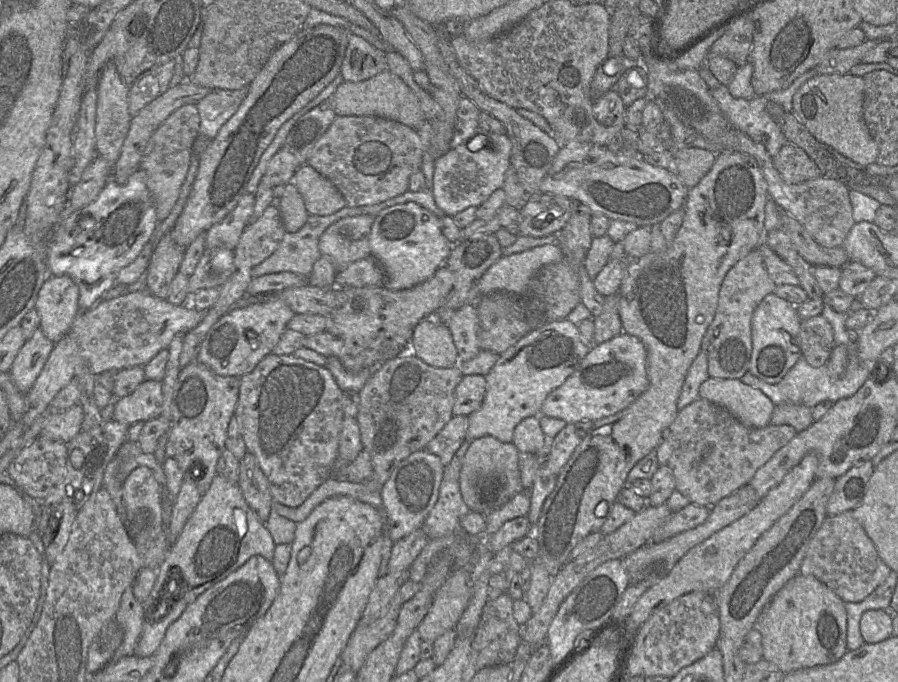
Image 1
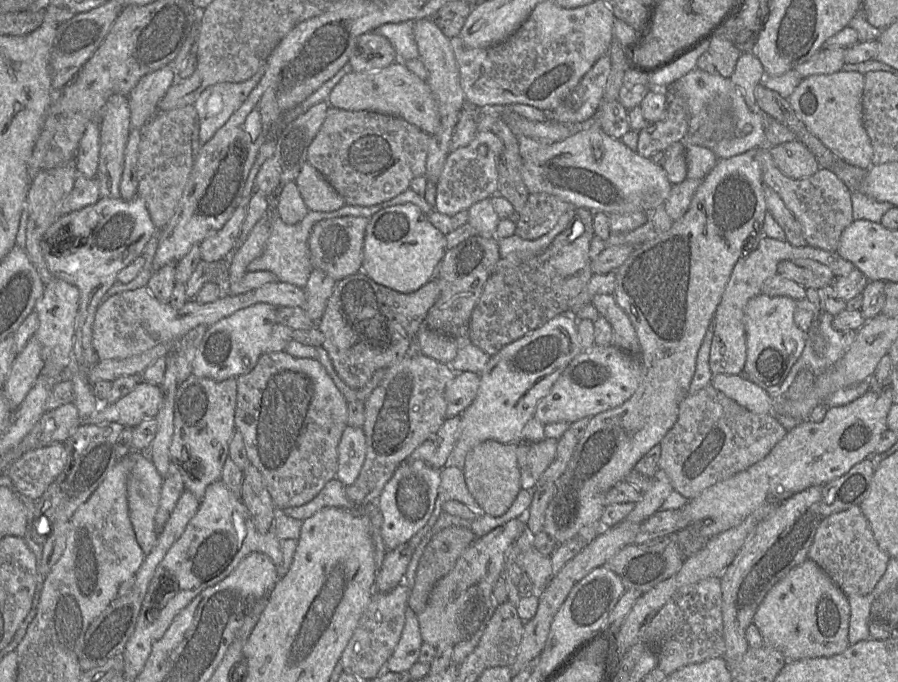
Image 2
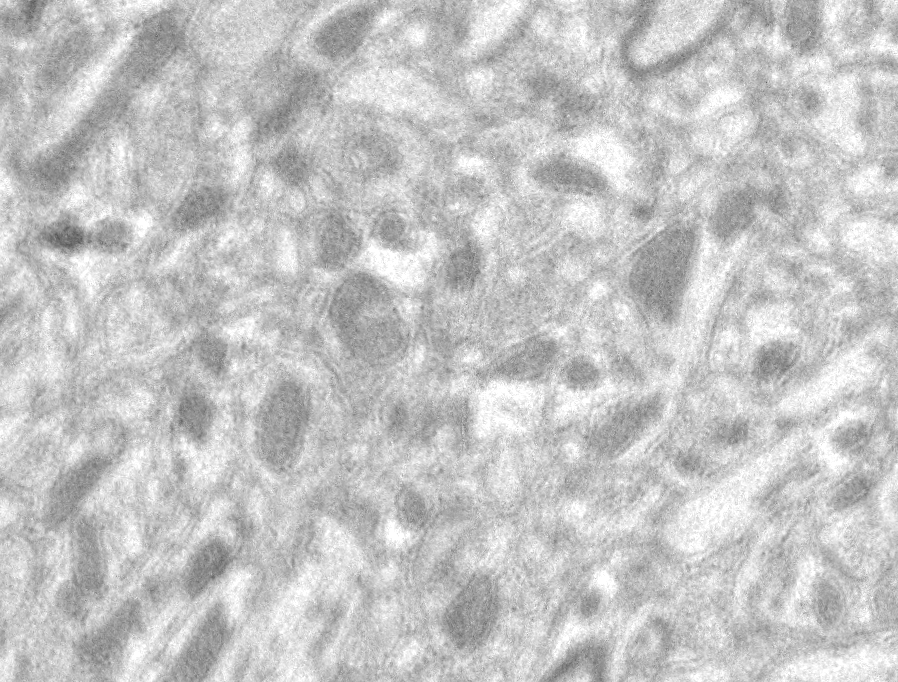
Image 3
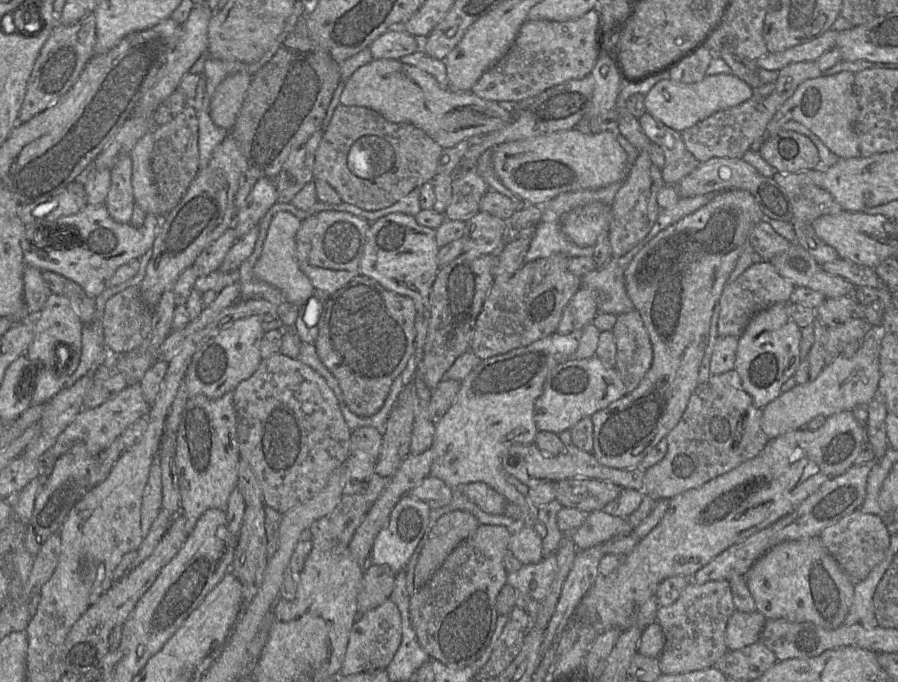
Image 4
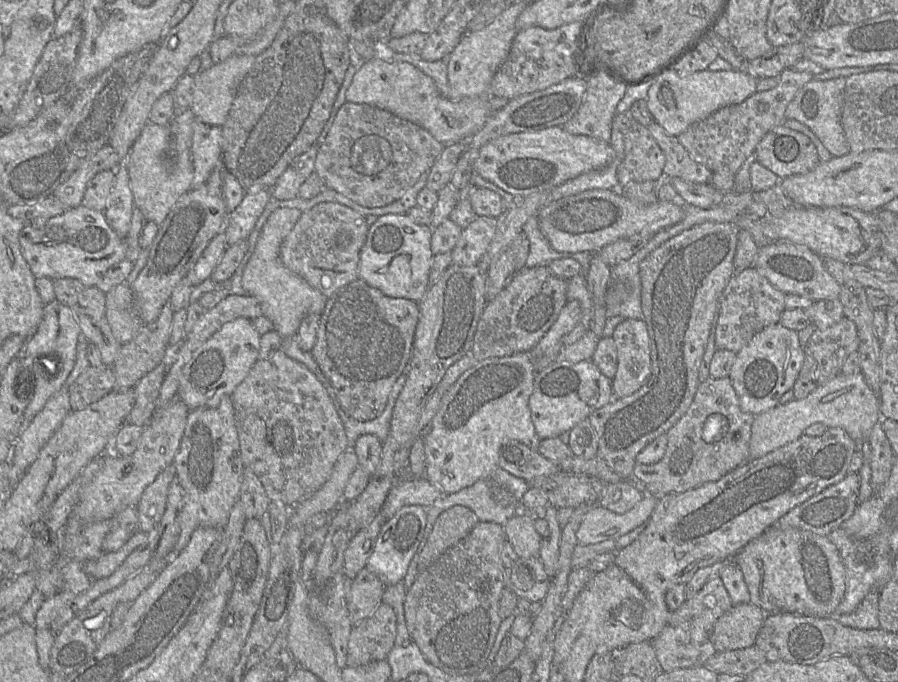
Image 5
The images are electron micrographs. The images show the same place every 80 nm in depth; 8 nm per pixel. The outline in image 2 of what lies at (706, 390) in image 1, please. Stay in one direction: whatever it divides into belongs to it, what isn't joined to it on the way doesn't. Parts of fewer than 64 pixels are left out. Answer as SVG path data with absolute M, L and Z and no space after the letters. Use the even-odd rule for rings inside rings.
M715 374L710 384L748 410L765 414L772 412L773 399L765 389L740 374Z

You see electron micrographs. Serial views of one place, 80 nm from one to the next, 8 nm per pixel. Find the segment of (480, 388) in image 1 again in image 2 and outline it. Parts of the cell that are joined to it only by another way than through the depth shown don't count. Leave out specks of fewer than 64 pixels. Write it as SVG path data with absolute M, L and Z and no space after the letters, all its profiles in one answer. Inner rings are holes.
M470 371L456 373L446 388L447 418L462 414L475 399L479 385L479 374Z

